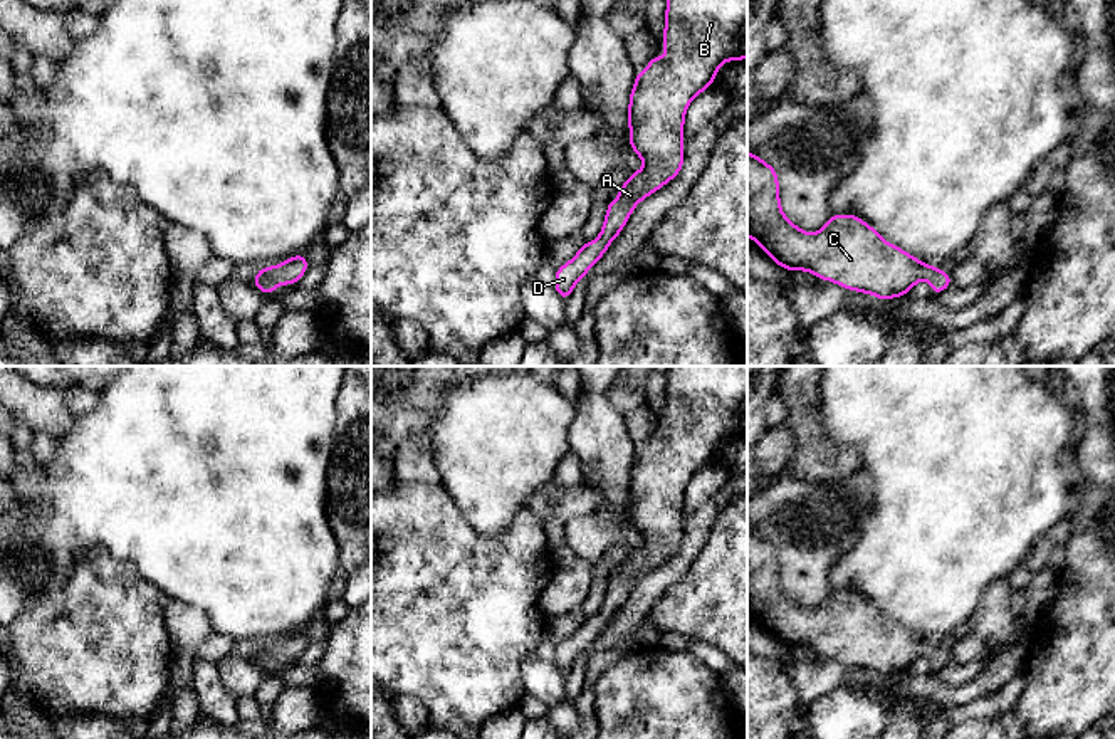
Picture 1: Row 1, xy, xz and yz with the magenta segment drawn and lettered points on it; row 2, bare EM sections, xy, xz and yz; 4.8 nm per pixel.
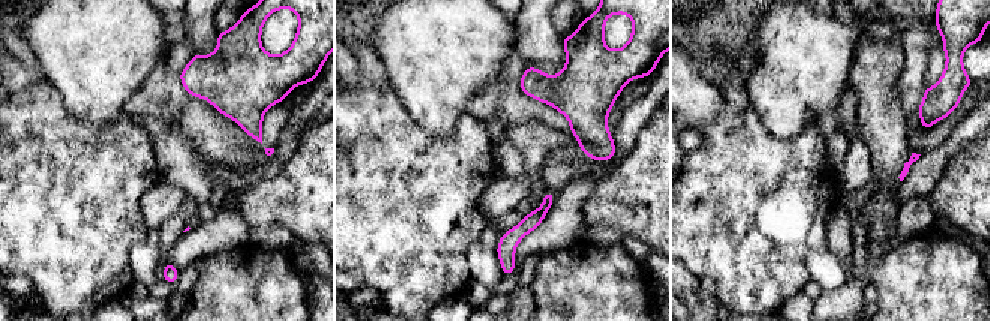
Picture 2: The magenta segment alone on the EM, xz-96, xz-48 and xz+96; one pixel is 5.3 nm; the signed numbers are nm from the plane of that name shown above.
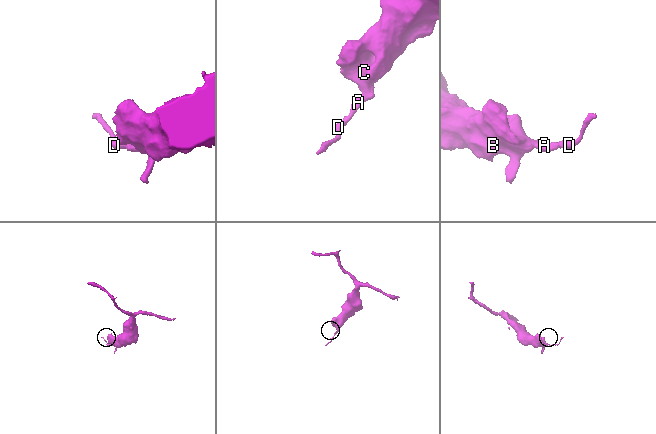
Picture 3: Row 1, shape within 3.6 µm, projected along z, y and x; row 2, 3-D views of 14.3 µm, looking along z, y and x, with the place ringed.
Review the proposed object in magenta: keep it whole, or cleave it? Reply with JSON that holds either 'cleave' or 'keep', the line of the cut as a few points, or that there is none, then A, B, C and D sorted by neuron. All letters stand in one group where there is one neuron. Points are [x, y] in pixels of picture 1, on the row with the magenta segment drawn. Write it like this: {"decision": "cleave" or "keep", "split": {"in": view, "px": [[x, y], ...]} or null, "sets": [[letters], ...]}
{"decision": "keep", "split": null, "sets": [["A", "B", "C", "D"]]}

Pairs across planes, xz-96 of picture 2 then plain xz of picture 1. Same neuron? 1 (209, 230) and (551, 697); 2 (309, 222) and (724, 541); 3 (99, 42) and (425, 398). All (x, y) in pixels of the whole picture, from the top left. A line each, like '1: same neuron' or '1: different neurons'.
1: same neuron
2: same neuron
3: different neurons

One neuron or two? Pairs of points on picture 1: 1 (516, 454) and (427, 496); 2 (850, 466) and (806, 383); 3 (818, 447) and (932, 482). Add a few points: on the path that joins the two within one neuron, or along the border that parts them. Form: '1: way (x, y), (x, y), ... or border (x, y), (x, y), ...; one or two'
1: border (440, 486), (467, 519); two
2: way (828, 449), (806, 427), (806, 405); one
3: border (820, 415), (830, 434); two

